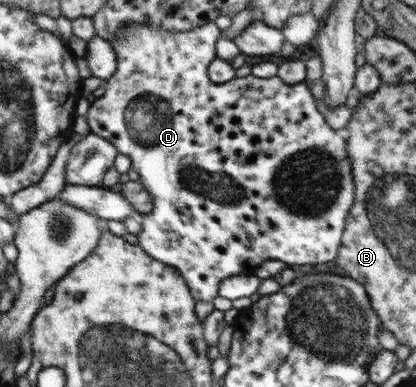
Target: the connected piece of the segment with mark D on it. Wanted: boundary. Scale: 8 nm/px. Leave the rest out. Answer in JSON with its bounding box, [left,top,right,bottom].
[87,22,354,302]

